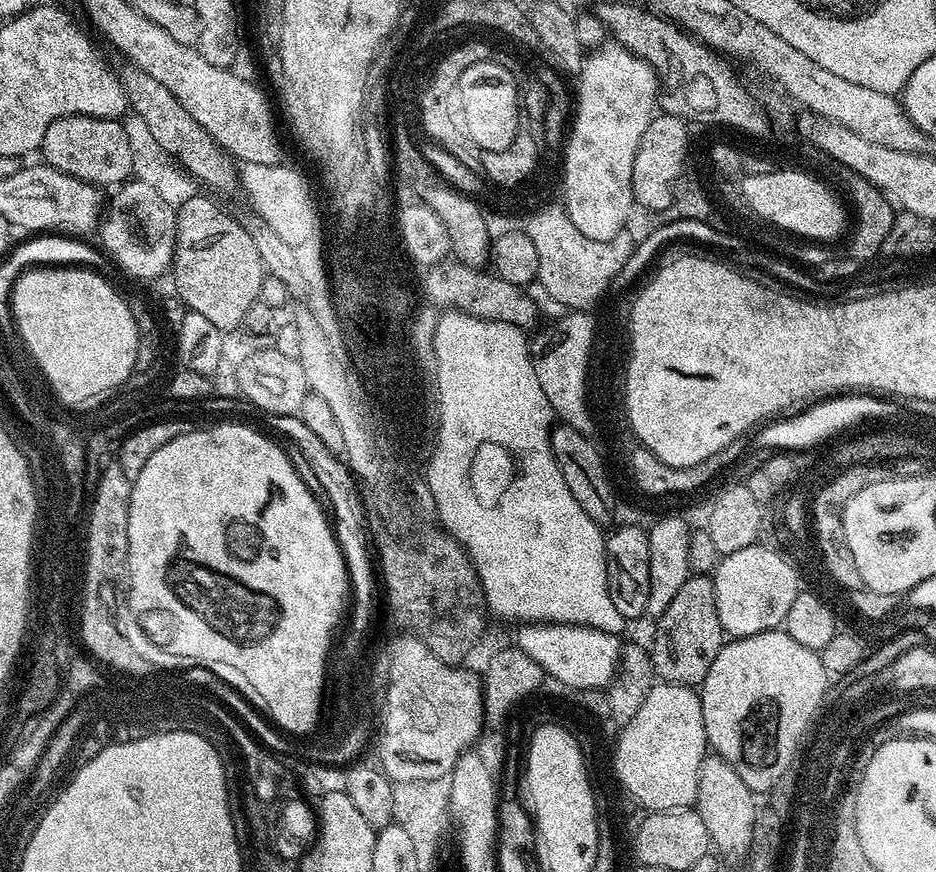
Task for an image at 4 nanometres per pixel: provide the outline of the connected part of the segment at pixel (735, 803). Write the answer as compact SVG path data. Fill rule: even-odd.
M715 754L705 755L699 772L698 794L694 805L702 822L706 825L708 839L715 851L721 855L744 855L754 838L756 822L755 795L746 786L738 772L729 763Z

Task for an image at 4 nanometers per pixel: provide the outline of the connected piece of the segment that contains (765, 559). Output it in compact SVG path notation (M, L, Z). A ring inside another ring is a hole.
M759 542L746 546L734 554L723 557L712 576L714 598L718 606L718 618L729 637L753 636L759 632L771 632L783 625L790 605L794 603L797 580L789 566L777 556L774 550L763 549Z

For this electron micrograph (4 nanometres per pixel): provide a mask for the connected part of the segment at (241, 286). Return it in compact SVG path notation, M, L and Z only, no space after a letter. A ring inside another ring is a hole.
M192 196L183 205L182 203L177 207L178 219L180 222L180 231L178 239L178 248L175 250L175 256L173 257L173 264L175 267L174 276L174 292L175 295L183 301L184 307L198 314L202 314L210 322L214 322L214 326L218 326L220 331L228 334L231 333L231 328L240 328L246 318L246 310L250 310L250 306L254 306L254 302L260 299L260 291L262 290L262 282L266 275L266 269L264 259L261 256L261 252L256 245L254 238L250 238L246 230L240 224L239 219L235 215L231 216L228 212L223 212L214 201L208 196Z

